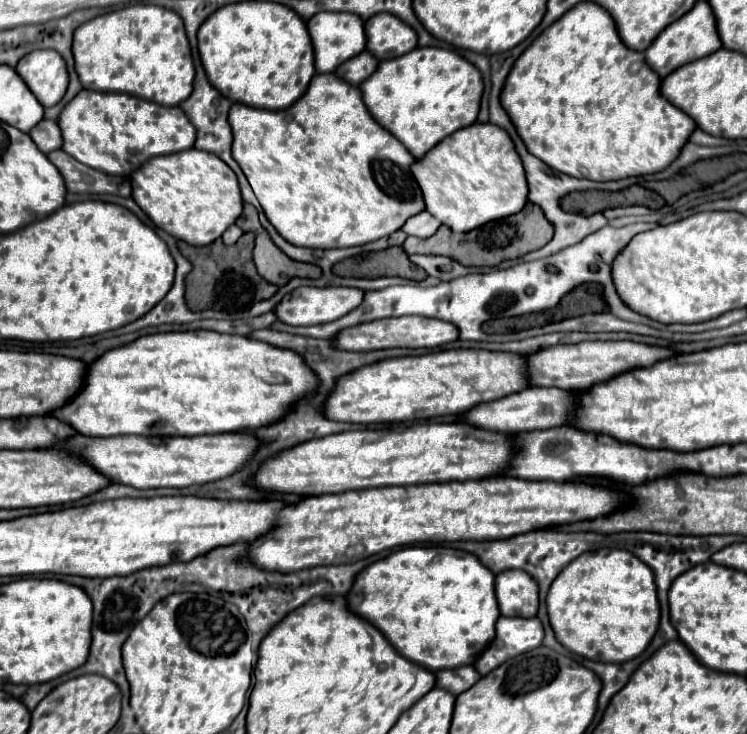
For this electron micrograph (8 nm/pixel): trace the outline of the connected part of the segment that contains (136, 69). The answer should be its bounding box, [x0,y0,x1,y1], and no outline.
[75,4,193,106]

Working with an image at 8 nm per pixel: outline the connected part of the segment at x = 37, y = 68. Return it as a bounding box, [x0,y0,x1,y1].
[17,50,67,108]

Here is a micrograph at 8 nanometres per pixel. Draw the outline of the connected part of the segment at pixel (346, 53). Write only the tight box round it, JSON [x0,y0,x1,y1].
[307,12,367,74]

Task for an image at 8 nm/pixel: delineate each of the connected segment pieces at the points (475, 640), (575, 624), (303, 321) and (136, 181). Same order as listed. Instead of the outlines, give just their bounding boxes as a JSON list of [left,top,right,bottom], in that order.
[[347,546,499,672],[547,550,659,664],[275,288,363,326],[131,148,243,246]]

